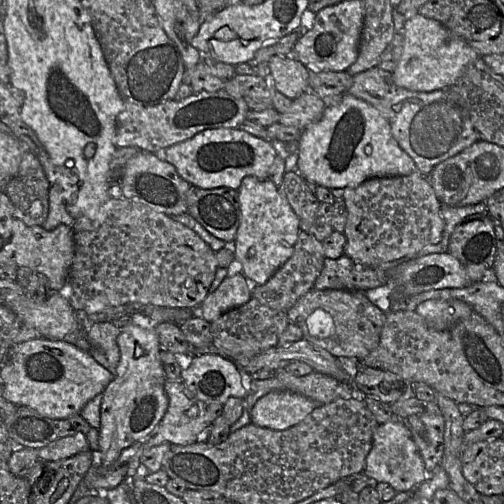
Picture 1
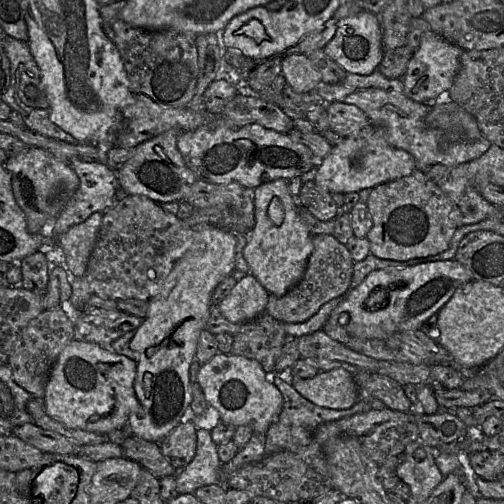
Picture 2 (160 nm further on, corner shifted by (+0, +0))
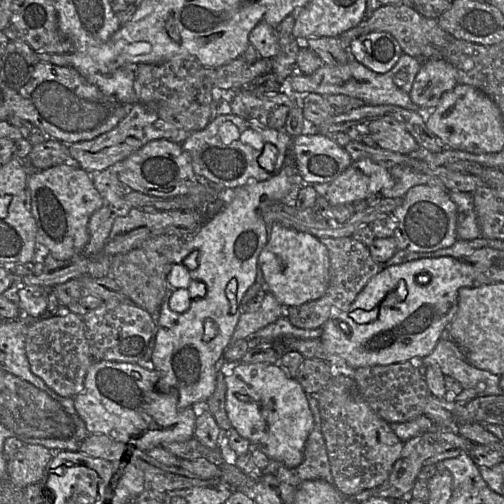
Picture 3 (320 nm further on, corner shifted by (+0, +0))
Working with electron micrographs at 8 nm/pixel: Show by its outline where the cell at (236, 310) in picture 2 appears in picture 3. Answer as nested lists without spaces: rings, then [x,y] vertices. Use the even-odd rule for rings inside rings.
[[[270,291],[266,292],[263,296],[257,295],[255,301],[251,300],[247,303],[247,311],[240,316],[232,336],[232,341],[246,339],[261,328],[275,322],[282,316],[281,306],[282,304]]]

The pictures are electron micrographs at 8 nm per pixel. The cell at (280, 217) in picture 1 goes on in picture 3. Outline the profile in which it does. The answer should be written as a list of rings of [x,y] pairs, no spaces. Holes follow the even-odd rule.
[[[274,223],[269,231],[267,244],[259,255],[258,266],[269,291],[287,306],[299,306],[319,299],[329,286],[328,248],[318,237],[279,223]]]

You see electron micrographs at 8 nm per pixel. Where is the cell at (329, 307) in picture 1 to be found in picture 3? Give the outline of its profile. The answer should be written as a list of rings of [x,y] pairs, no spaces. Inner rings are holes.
[[[440,339],[433,351],[416,361],[424,368],[437,365],[445,376],[456,379],[465,389],[474,389],[479,395],[501,395],[500,375],[470,365],[458,347],[449,339]]]

